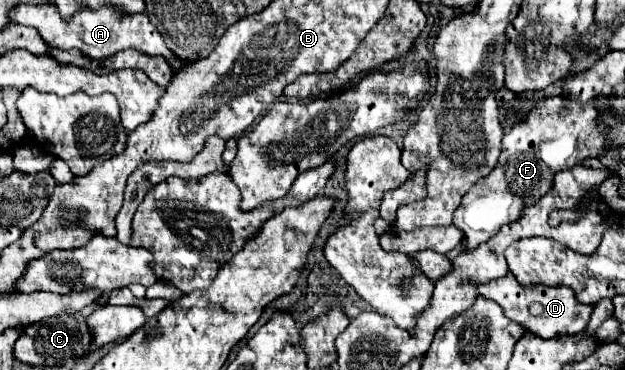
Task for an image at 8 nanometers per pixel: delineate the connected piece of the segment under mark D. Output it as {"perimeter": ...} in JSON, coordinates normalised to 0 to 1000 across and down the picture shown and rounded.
{"perimeter":[[[811,741],[811,751],[786,757],[766,773],[766,795],[792,811],[802,832],[805,849],[840,881],[850,903],[862,914],[885,914],[894,903],[930,903],[939,886],[939,870],[946,859],[949,827],[936,827],[920,805],[920,789],[910,773],[834,773],[824,762],[821,741]]]}

